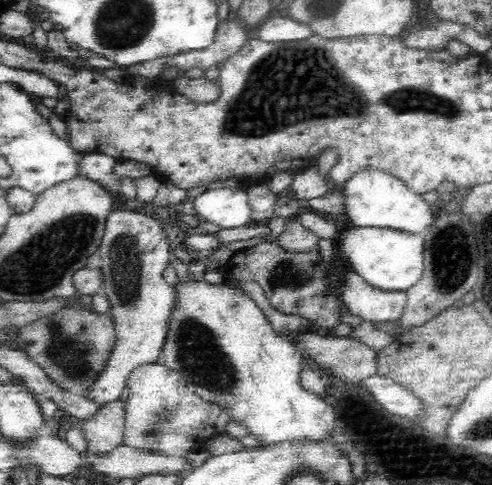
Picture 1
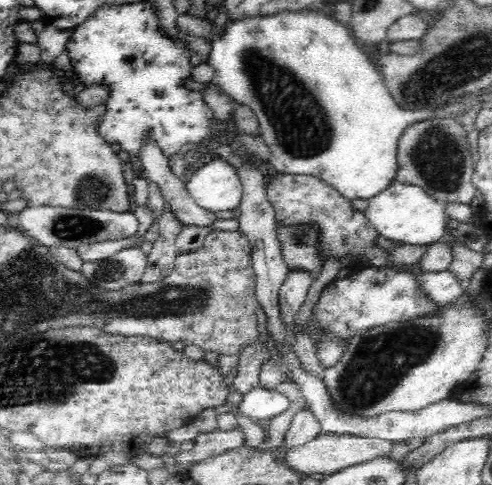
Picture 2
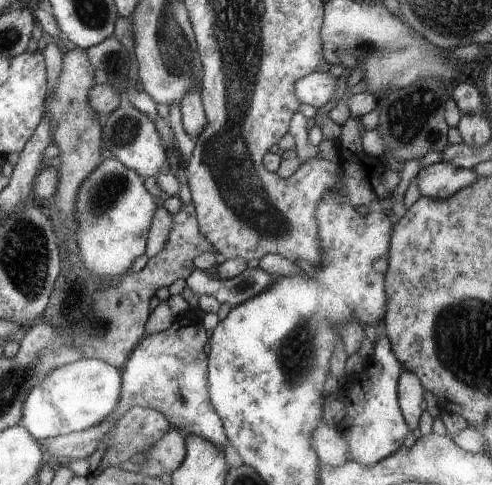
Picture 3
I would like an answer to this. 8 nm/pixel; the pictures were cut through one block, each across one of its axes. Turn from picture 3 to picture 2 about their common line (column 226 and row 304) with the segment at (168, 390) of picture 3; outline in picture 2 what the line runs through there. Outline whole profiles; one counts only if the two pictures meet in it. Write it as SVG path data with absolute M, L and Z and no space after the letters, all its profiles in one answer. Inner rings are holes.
M450 270L414 274L414 278L424 290L424 294L428 296L428 300L432 300L440 308L450 304L454 298L462 296L464 290L464 282L460 282Z

